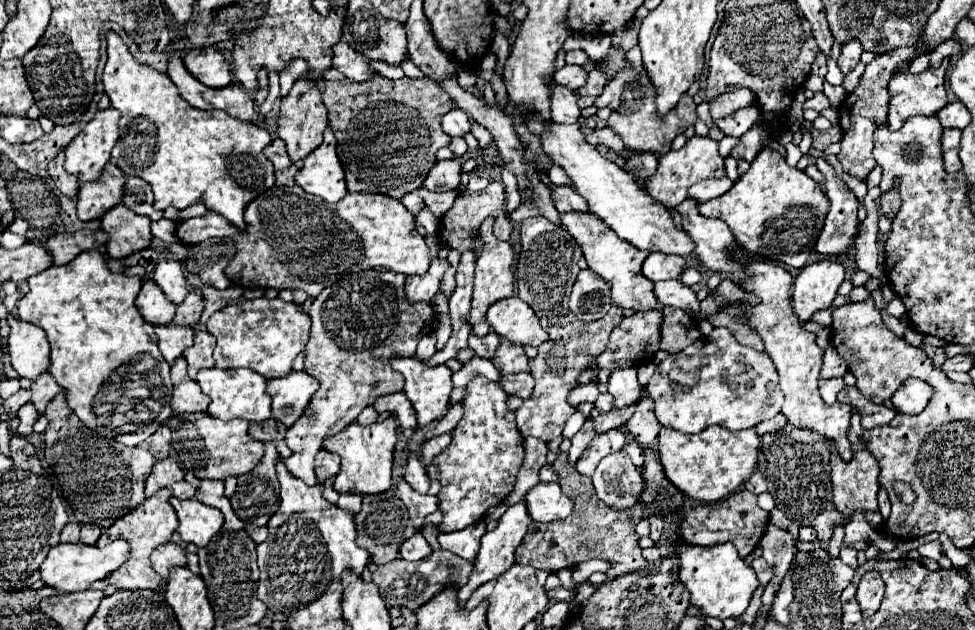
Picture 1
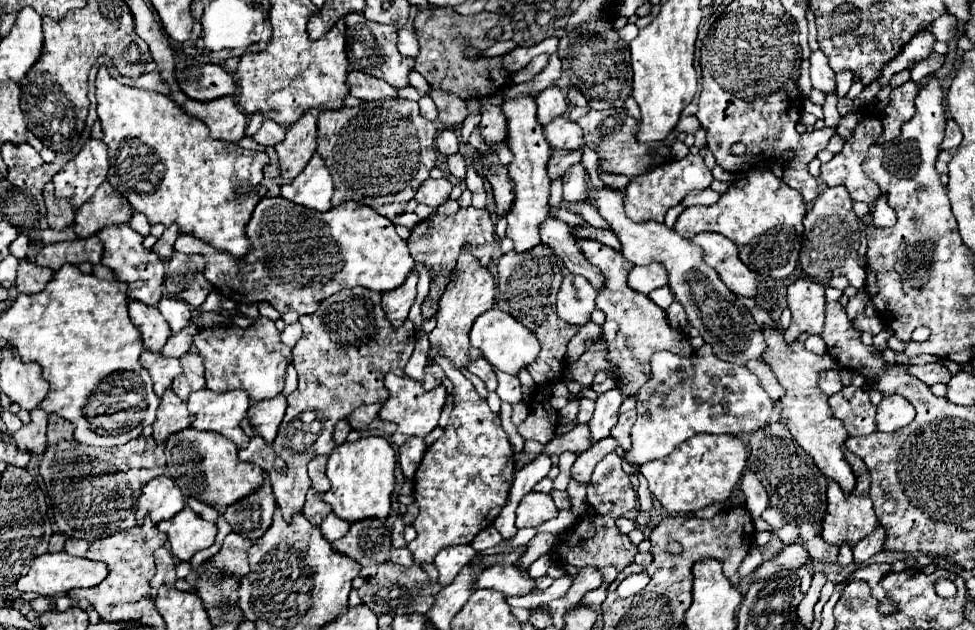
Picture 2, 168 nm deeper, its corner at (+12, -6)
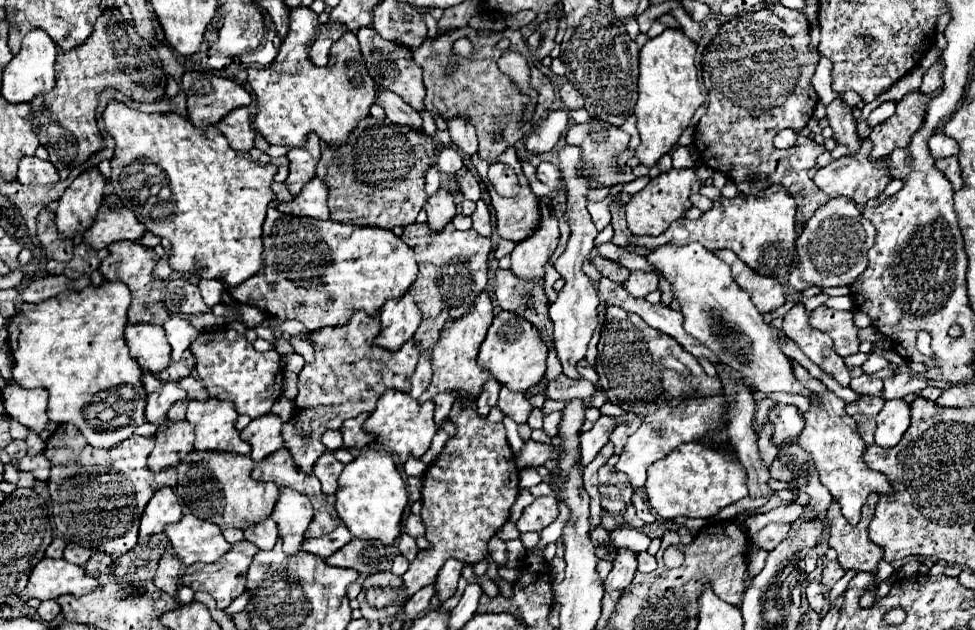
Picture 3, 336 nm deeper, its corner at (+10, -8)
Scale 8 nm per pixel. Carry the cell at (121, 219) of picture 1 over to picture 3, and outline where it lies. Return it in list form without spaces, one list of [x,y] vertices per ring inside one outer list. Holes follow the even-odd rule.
[[[114,242],[108,250],[110,250],[110,256],[102,260],[100,274],[108,282],[124,282],[130,288],[130,292],[132,292],[132,306],[130,306],[130,312],[128,312],[128,316],[130,316],[128,322],[130,324],[134,324],[134,322],[164,324],[170,318],[170,314],[166,312],[164,302],[162,302],[164,282],[156,280],[152,276],[154,266],[160,260],[160,256],[152,248],[146,248],[146,246],[138,244],[138,242]]]

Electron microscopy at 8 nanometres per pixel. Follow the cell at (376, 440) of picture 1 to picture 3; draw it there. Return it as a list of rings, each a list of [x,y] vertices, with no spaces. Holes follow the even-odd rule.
[[[368,450],[366,454],[344,466],[336,490],[336,512],[354,538],[380,540],[384,546],[392,546],[402,534],[402,514],[406,506],[406,484],[396,470],[392,454]]]

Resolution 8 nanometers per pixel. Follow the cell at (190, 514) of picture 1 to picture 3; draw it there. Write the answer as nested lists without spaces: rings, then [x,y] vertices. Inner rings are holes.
[[[192,514],[184,516],[172,526],[166,526],[164,534],[186,566],[196,562],[216,562],[228,550],[232,550],[232,544],[224,540],[222,530],[216,524],[200,520]]]

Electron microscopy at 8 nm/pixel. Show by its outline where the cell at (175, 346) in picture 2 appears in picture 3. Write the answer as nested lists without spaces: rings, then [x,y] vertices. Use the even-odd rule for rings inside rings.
[[[186,350],[182,356],[182,362],[172,362],[158,378],[164,382],[178,382],[186,376],[192,376],[192,370],[194,370],[194,356],[190,350]]]

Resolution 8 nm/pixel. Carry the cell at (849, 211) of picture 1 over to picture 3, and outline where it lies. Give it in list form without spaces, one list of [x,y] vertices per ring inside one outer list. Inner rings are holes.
[[[832,198],[820,206],[802,228],[796,240],[798,266],[790,272],[788,284],[802,292],[808,286],[846,286],[854,282],[866,268],[866,252],[876,242],[876,228],[862,216],[856,202],[850,198]]]

